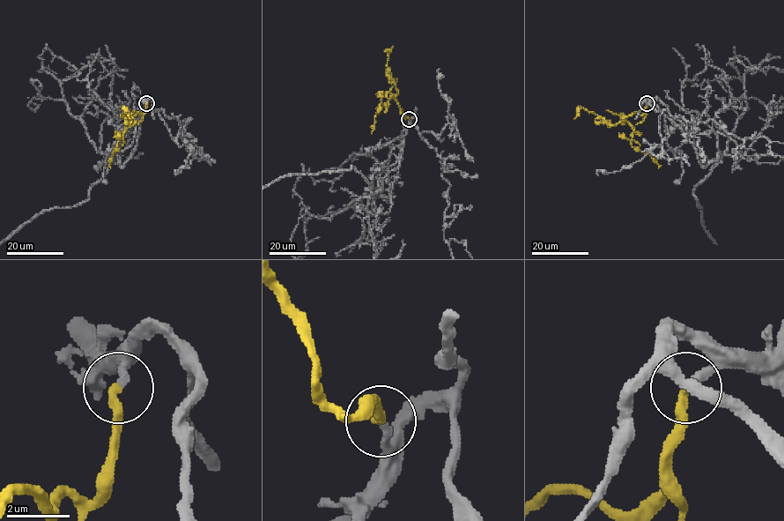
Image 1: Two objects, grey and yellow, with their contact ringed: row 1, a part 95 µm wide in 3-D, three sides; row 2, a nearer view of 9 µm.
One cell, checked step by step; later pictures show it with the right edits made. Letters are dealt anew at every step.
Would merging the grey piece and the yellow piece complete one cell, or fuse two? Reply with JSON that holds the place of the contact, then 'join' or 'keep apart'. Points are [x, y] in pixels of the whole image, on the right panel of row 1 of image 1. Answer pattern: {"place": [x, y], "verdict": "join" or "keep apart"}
{"place": [647, 103], "verdict": "join"}

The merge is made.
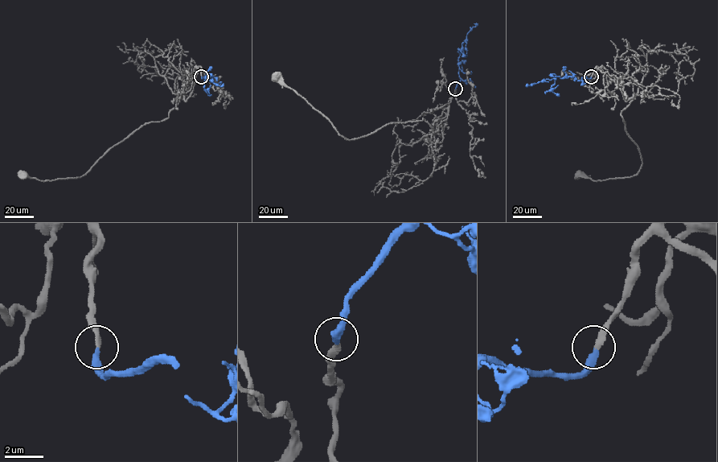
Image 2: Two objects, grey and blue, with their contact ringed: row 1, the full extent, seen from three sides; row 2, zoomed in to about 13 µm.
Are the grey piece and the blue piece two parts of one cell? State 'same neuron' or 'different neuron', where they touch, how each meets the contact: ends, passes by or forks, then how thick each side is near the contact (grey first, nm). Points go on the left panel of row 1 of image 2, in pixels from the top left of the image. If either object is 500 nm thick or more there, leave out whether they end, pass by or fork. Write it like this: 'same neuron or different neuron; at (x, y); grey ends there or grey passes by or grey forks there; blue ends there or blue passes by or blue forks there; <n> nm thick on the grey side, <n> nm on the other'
same neuron; at (201, 76); grey ends there; blue ends there; 260 nm thick on the grey side, 360 nm on the other

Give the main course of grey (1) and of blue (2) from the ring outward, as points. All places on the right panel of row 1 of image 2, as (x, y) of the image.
1: (591, 76), (599, 67), (631, 99), (621, 116), (642, 166), (631, 176), (602, 180), (579, 172)
2: (591, 76), (580, 80), (558, 76), (526, 87)

